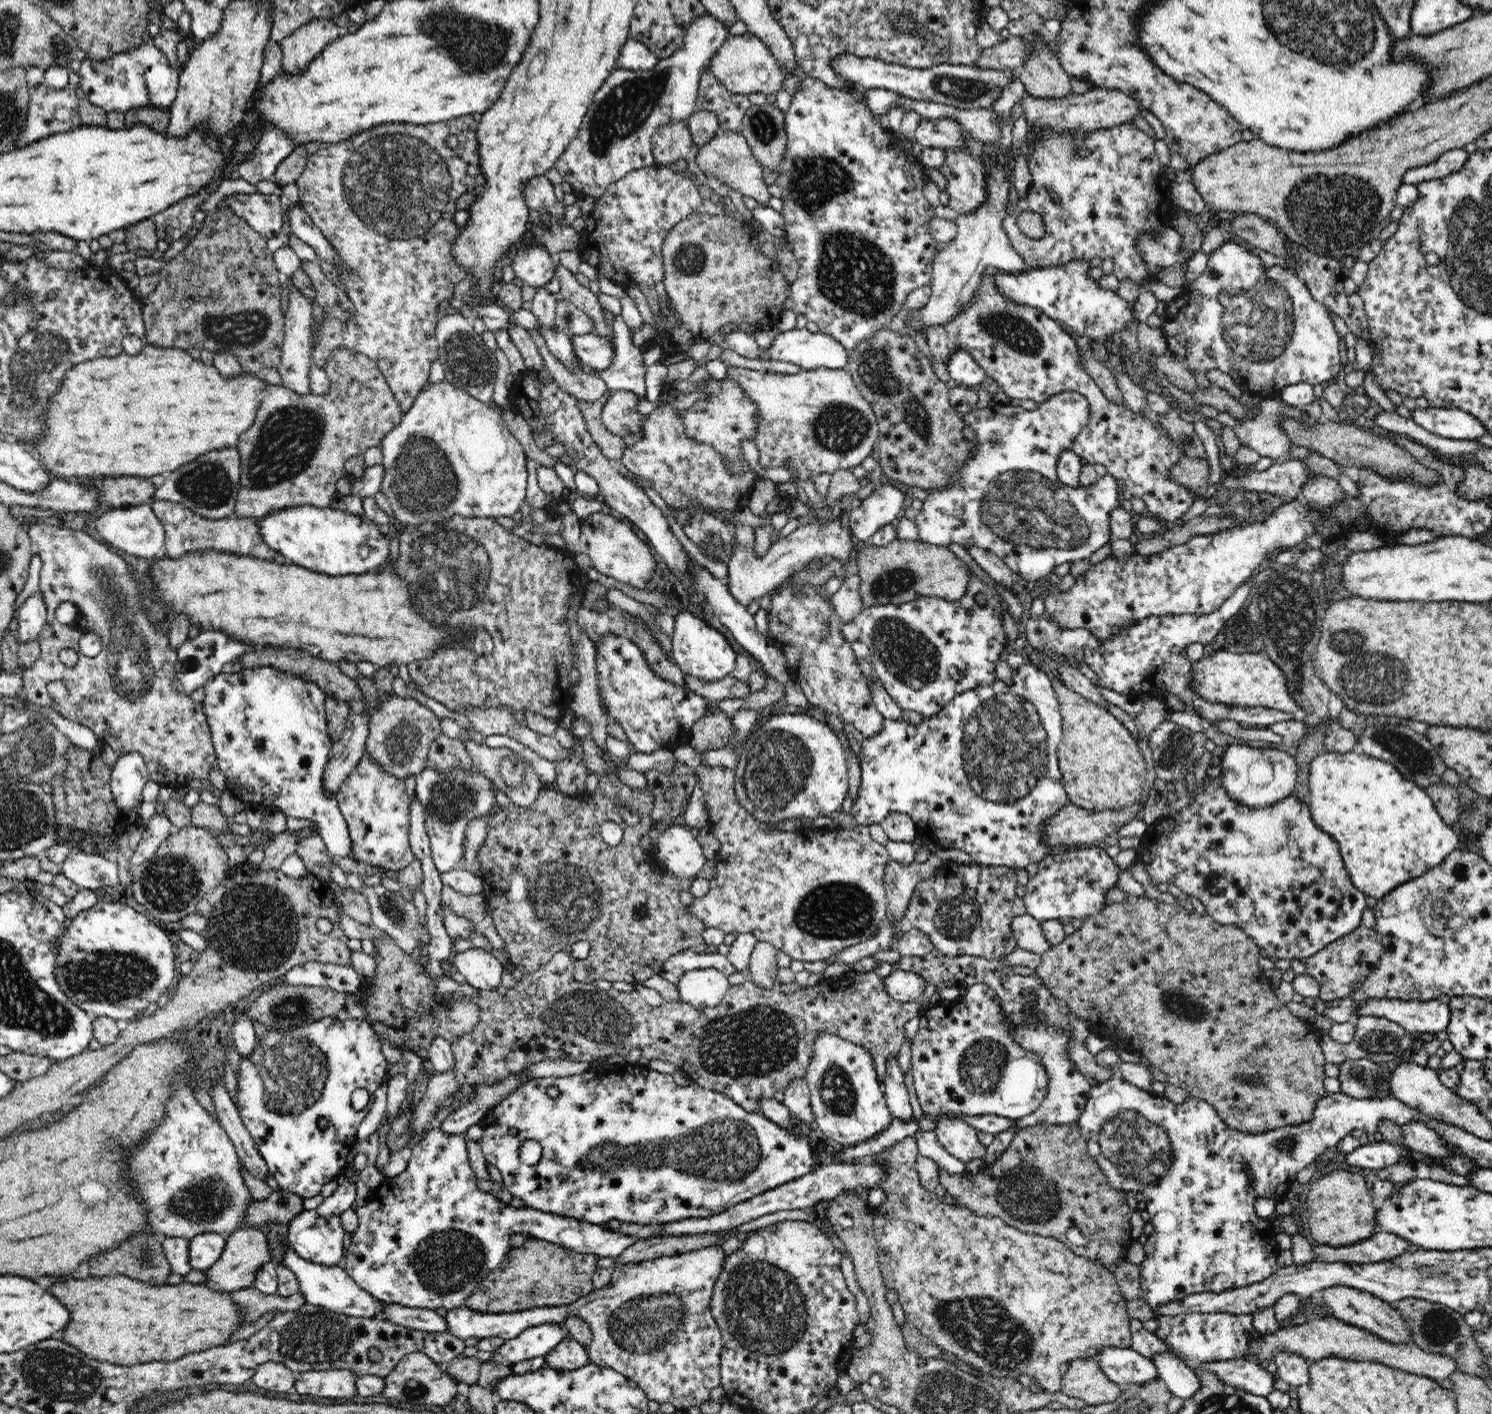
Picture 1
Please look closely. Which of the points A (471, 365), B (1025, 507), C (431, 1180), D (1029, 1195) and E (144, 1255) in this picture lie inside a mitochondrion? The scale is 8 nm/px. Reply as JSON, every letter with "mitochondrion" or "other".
{"A":"mitochondrion","B":"mitochondrion","C":"other","D":"mitochondrion","E":"mitochondrion"}

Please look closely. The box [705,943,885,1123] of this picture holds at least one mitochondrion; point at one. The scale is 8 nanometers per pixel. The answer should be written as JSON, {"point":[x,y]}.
{"point":[837,1094]}

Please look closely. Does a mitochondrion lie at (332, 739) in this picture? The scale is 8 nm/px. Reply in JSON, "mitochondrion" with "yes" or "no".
{"mitochondrion":"no"}

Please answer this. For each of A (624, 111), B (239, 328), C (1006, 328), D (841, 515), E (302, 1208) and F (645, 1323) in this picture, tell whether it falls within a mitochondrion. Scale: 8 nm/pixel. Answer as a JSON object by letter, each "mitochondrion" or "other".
{"A":"mitochondrion","B":"mitochondrion","C":"mitochondrion","D":"other","E":"other","F":"mitochondrion"}

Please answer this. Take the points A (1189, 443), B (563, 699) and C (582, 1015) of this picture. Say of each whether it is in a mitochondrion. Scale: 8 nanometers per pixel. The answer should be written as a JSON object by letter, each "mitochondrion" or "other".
{"A":"mitochondrion","B":"other","C":"mitochondrion"}

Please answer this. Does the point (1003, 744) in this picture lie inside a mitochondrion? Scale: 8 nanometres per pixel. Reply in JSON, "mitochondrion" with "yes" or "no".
{"mitochondrion":"yes"}

